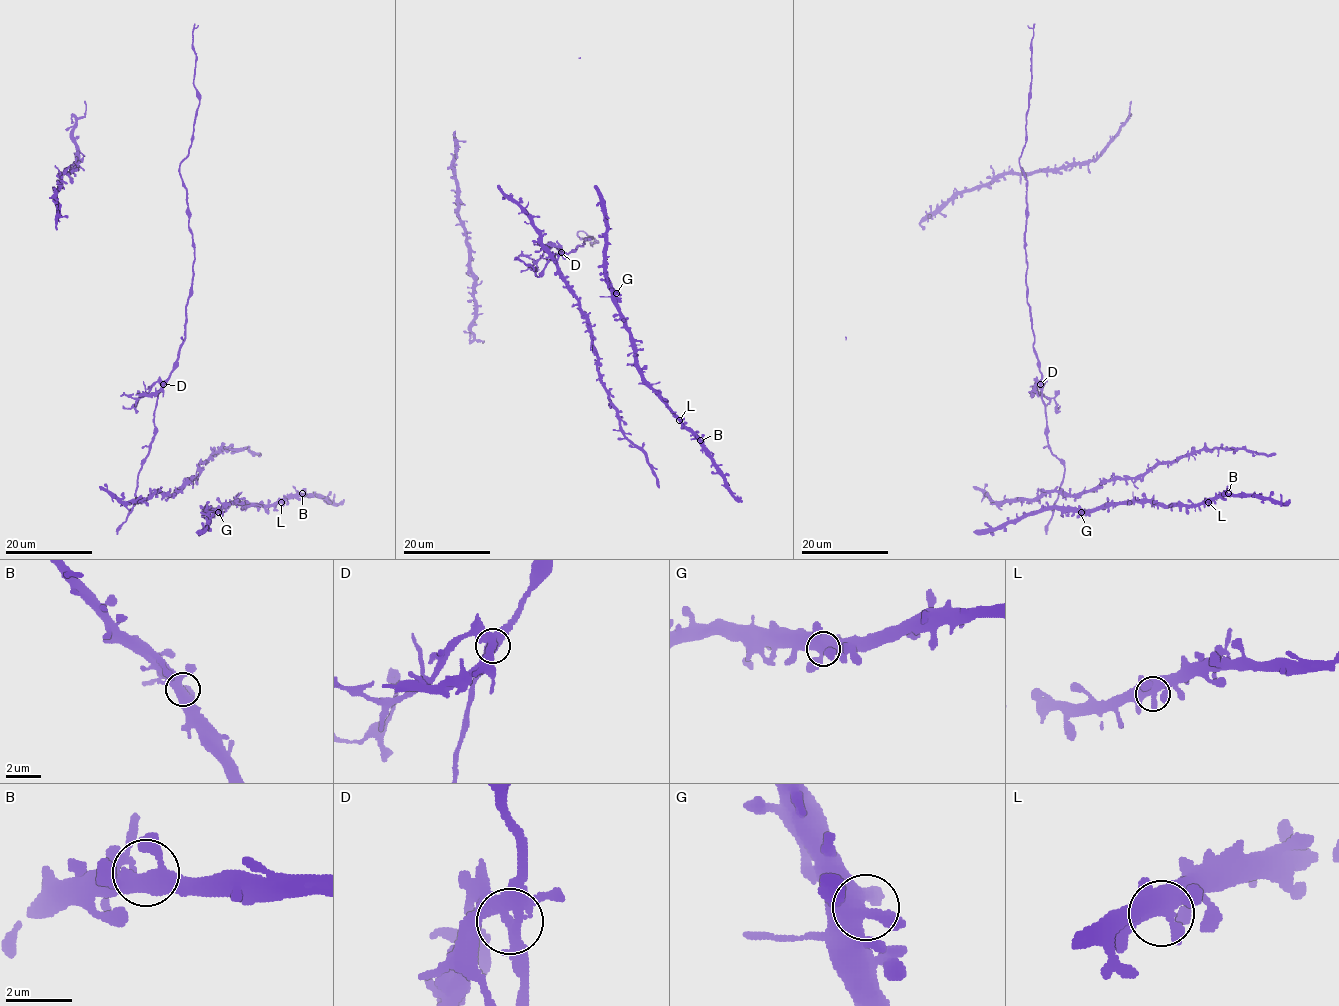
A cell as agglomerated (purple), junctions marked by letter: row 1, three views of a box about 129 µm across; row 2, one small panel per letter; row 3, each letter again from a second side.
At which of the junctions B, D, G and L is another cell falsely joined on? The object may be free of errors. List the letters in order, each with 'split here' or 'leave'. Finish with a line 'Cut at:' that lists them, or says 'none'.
B: leave
D: split here
G: leave
L: leave
Cut at: D

